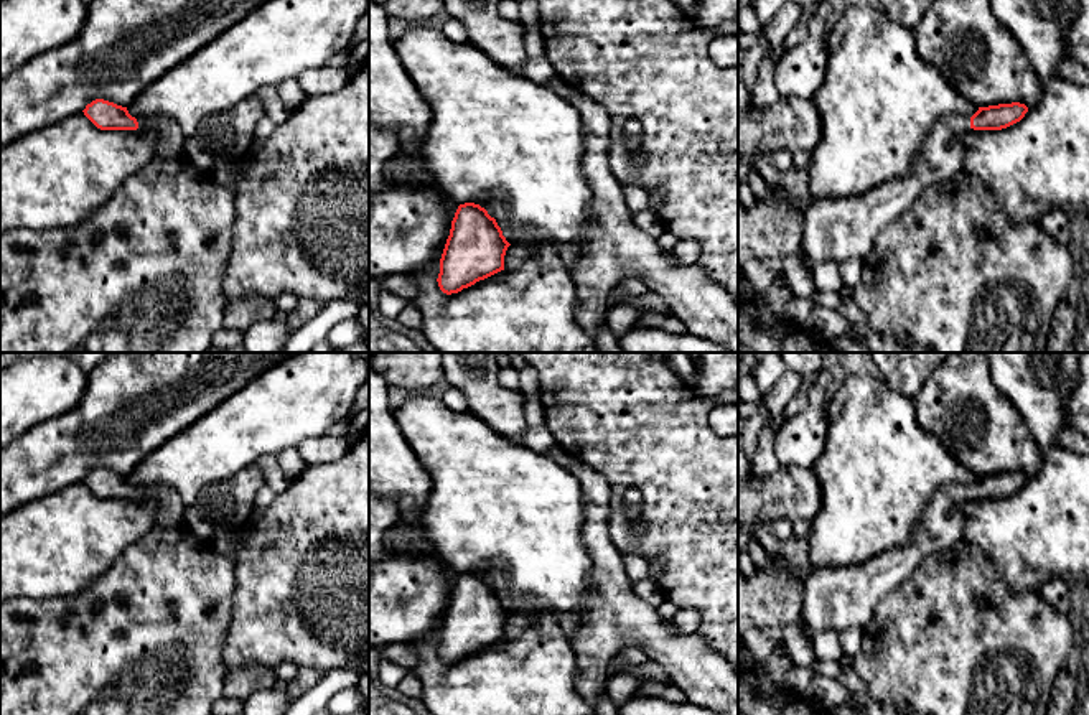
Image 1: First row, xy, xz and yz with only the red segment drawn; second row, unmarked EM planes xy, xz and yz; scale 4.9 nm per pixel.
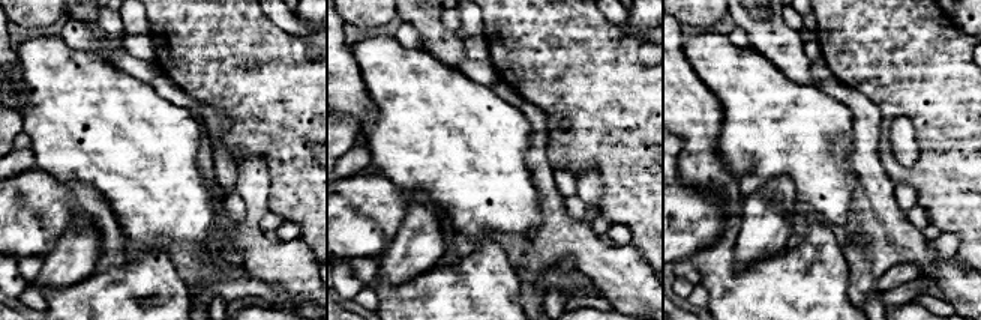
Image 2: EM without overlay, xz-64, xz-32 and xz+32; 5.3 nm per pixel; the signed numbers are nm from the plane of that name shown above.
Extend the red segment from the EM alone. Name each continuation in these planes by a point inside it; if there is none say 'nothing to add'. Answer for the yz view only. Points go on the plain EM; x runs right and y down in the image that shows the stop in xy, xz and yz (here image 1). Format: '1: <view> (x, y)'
1: yz (836, 598)

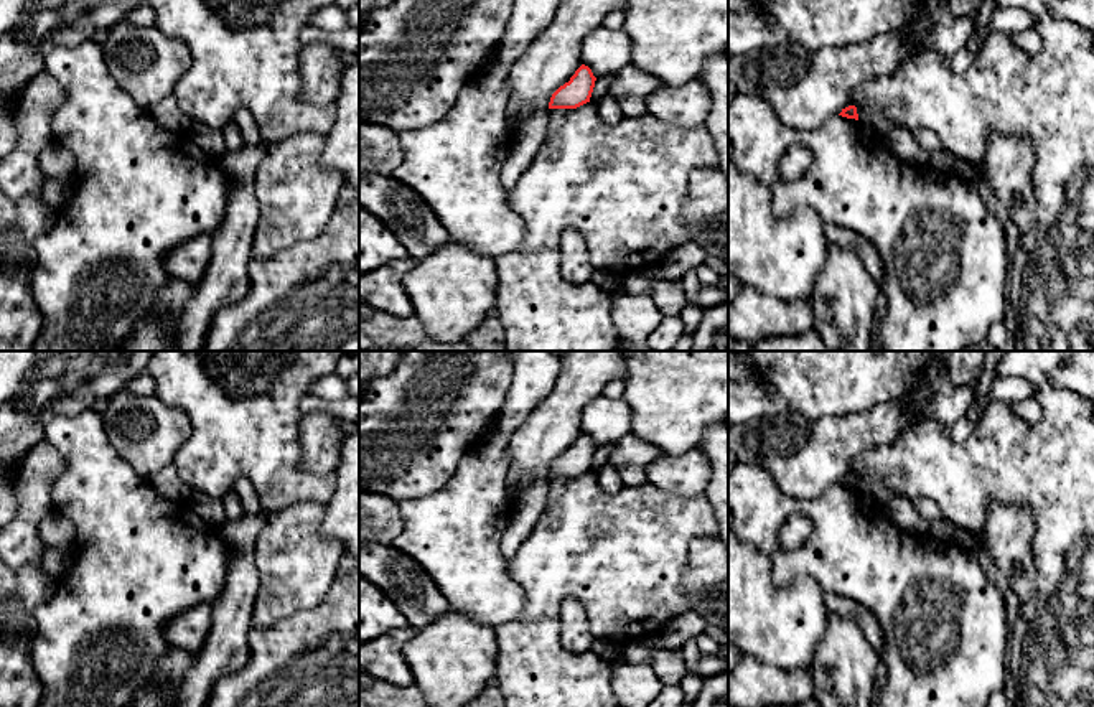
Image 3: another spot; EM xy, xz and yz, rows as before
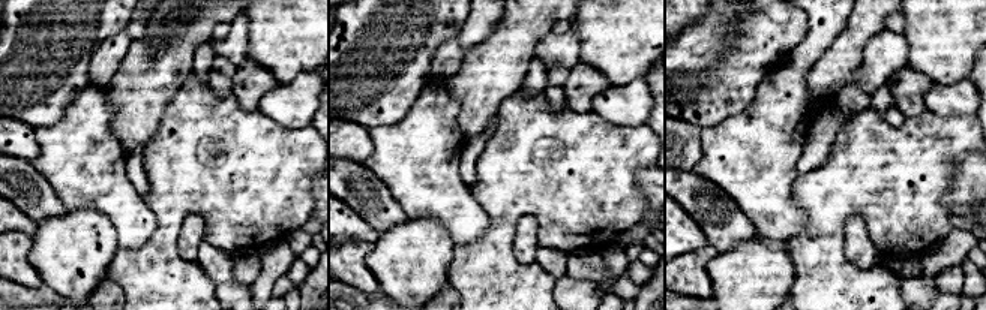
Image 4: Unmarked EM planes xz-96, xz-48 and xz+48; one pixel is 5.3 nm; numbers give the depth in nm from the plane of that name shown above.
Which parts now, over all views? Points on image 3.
nothing to add

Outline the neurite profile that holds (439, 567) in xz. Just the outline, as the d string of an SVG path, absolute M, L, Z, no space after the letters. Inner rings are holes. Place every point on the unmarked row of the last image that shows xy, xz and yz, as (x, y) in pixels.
M507 351L507 356L514 379L496 428L466 450L440 491L399 503L404 531L392 544L422 565L453 610L494 628L519 618L526 606L501 552L514 511L506 491L506 447L560 371L554 351Z

